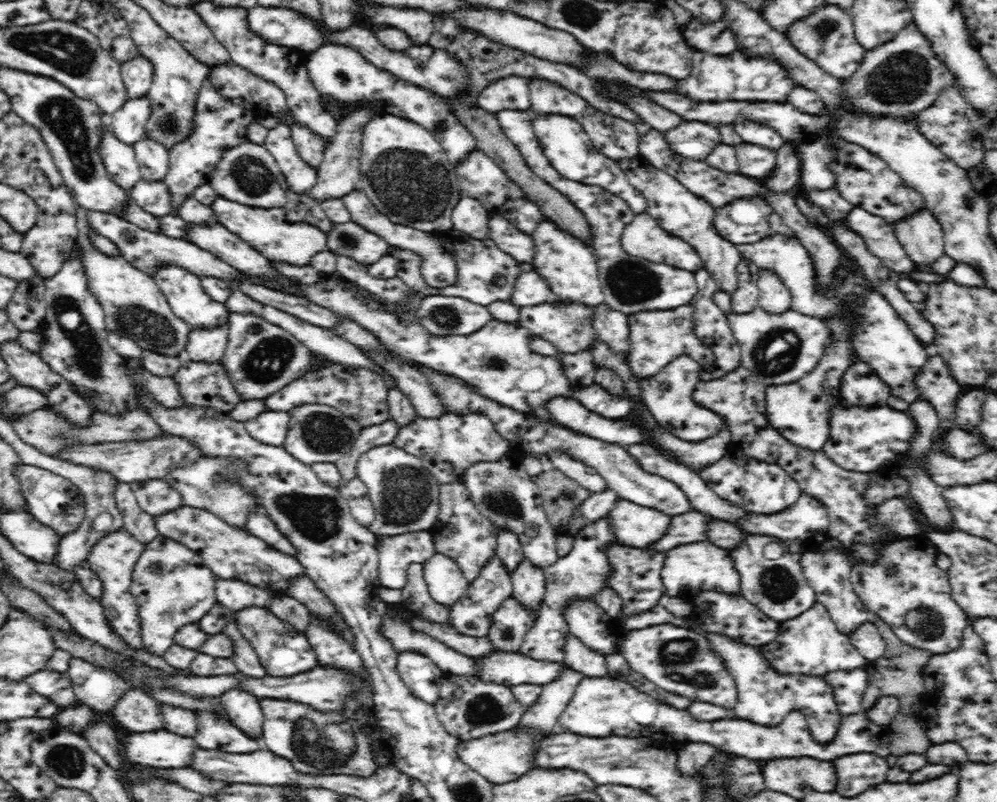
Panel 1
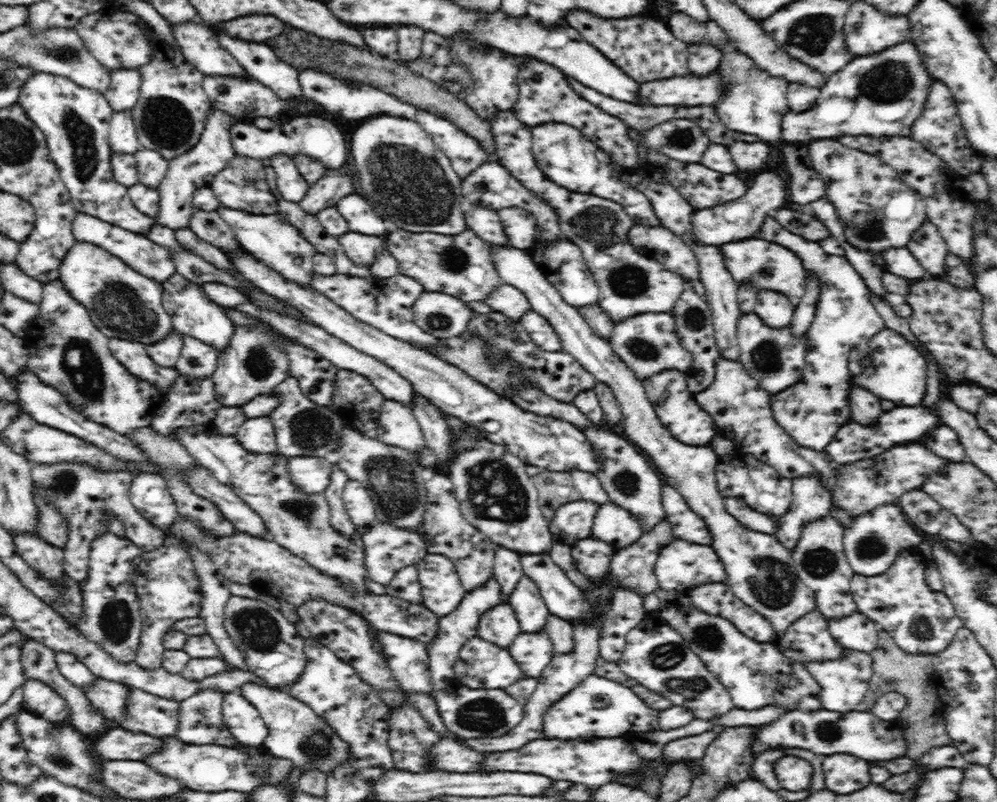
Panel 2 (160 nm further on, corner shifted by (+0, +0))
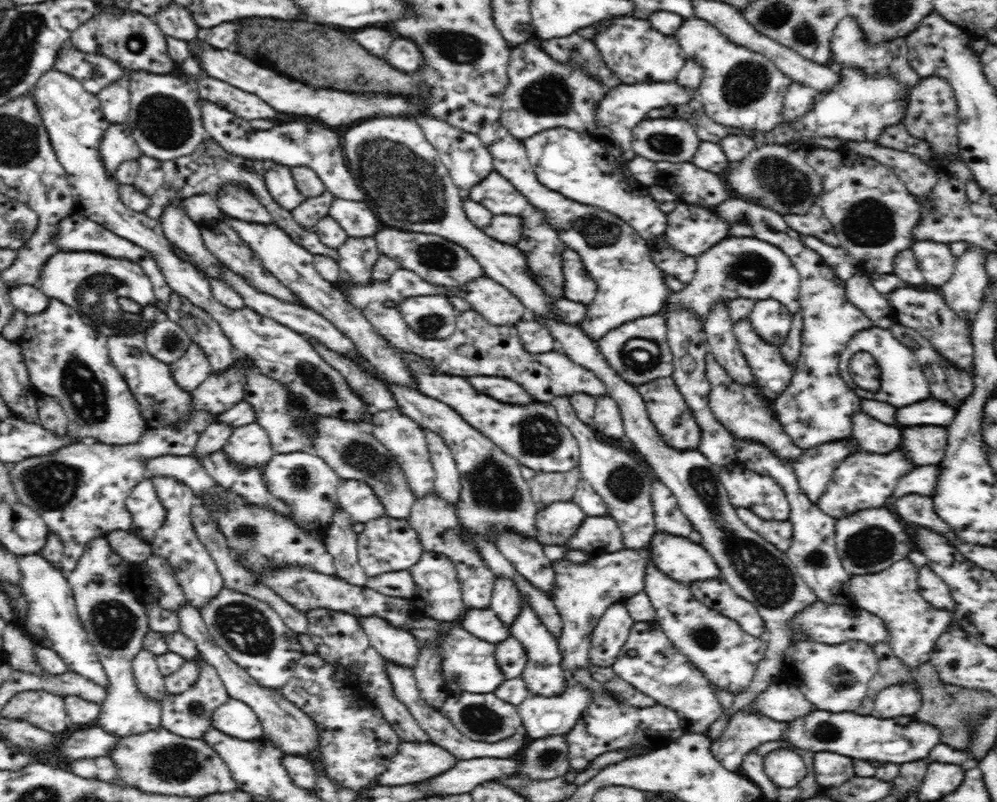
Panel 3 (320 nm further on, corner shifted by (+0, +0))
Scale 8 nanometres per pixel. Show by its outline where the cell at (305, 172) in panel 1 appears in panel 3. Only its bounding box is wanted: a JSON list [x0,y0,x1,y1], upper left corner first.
[264,164,305,211]

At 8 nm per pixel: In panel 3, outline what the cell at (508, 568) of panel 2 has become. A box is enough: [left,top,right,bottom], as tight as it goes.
[489,576,521,626]

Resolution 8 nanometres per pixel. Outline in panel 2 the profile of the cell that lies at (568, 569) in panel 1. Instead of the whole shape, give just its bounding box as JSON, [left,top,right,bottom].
[506,629,555,679]

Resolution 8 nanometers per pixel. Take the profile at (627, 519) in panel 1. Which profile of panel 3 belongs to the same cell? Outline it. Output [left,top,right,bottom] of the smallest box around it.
[564,514,622,557]

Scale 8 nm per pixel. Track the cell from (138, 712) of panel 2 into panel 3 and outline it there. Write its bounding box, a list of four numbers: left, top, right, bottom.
[64,536,161,737]

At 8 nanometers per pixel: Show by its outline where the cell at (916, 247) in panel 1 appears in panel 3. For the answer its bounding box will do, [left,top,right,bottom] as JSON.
[910,240,957,289]

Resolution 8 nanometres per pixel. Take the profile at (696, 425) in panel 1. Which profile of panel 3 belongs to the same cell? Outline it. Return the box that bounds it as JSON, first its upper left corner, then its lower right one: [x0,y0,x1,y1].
[636,376,702,452]

